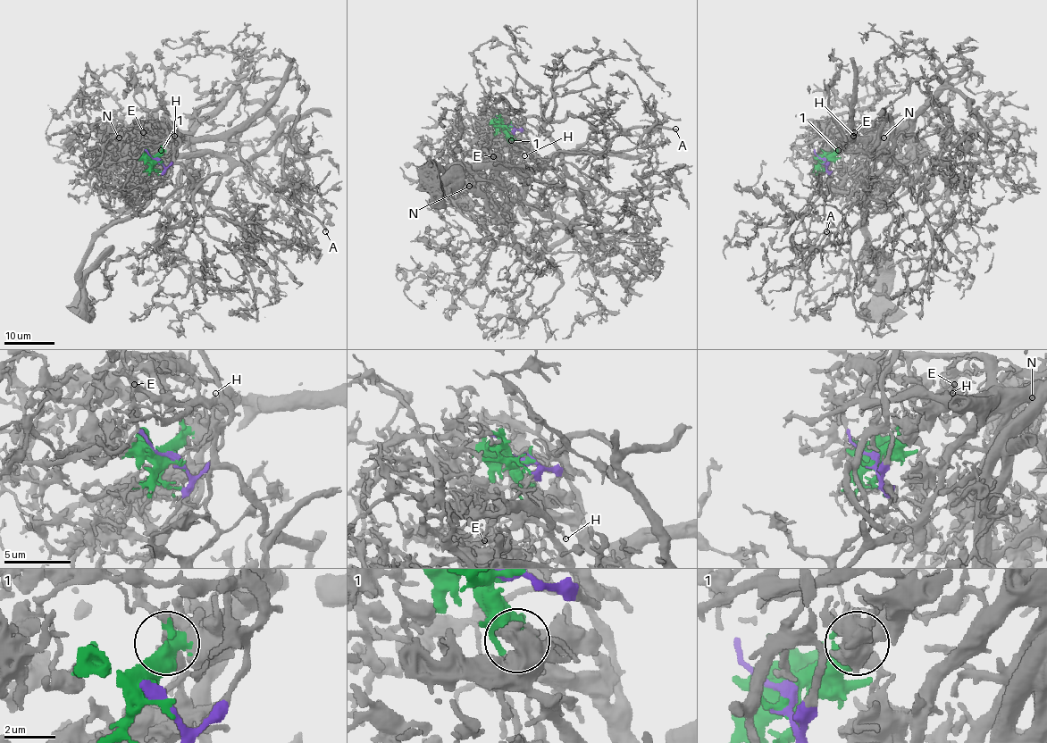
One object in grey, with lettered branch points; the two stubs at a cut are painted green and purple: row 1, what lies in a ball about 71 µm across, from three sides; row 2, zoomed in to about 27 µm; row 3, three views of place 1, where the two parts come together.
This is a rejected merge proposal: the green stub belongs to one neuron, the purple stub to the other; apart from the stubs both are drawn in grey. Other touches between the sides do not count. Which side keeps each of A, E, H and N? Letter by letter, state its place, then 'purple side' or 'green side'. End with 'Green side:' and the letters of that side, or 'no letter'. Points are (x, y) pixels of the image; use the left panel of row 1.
A: (325, 231) | green side
E: (143, 132) | green side
H: (174, 136) | green side
N: (119, 137) | green side
Green side: A, E, H, N

